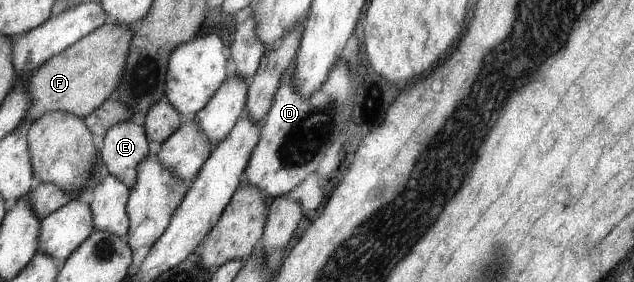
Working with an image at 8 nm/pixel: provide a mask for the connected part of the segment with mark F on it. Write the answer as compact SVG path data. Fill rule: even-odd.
M106 22L37 68L29 76L25 86L31 98L26 121L35 122L45 114L53 112L67 112L85 119L110 100L125 73L133 47L135 28L136 26Z

